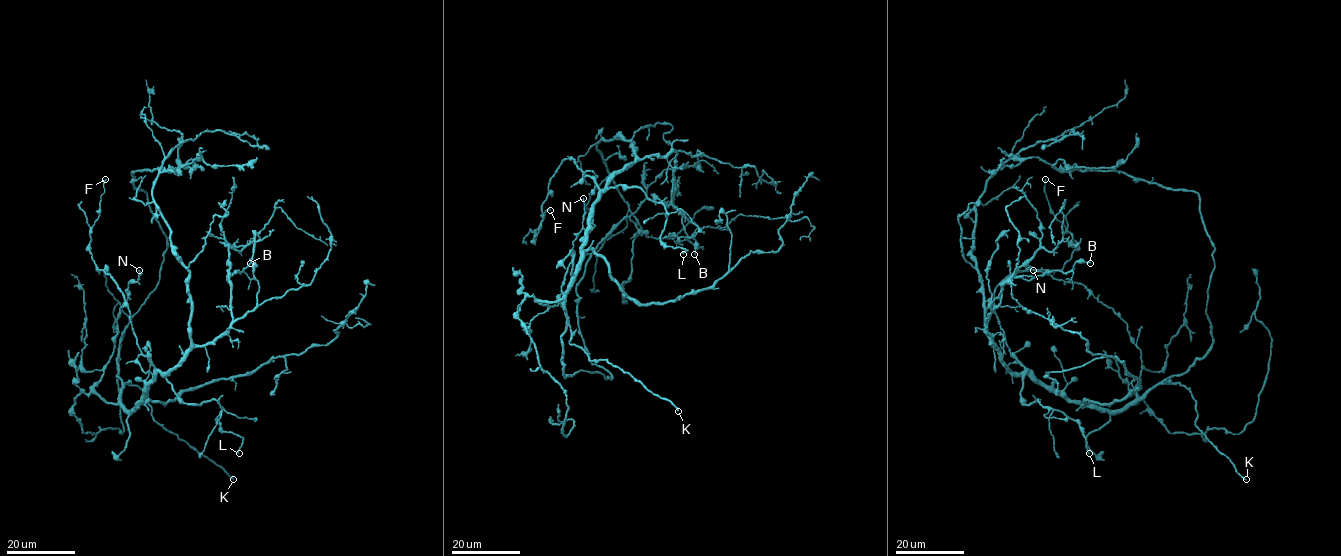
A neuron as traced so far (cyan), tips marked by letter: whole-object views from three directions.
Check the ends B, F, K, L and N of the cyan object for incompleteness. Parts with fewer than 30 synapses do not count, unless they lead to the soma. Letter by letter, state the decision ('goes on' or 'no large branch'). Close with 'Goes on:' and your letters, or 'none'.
B: no large branch
F: no large branch
K: goes on
L: no large branch
N: no large branch
Goes on: K

